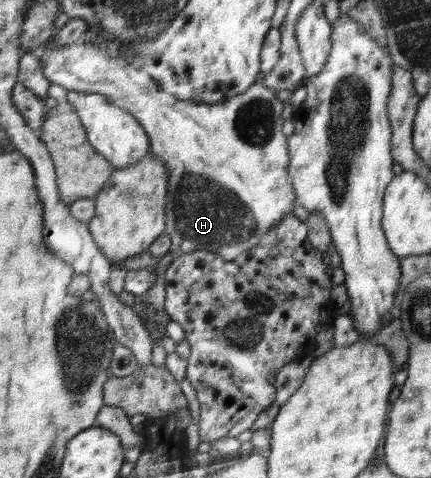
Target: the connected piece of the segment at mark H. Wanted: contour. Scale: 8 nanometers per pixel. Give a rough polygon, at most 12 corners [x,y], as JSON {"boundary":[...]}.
{"boundary":[[80,41],[49,82],[105,95],[169,172],[174,256],[225,260],[293,214],[287,111],[258,81],[223,103],[159,89]]}

